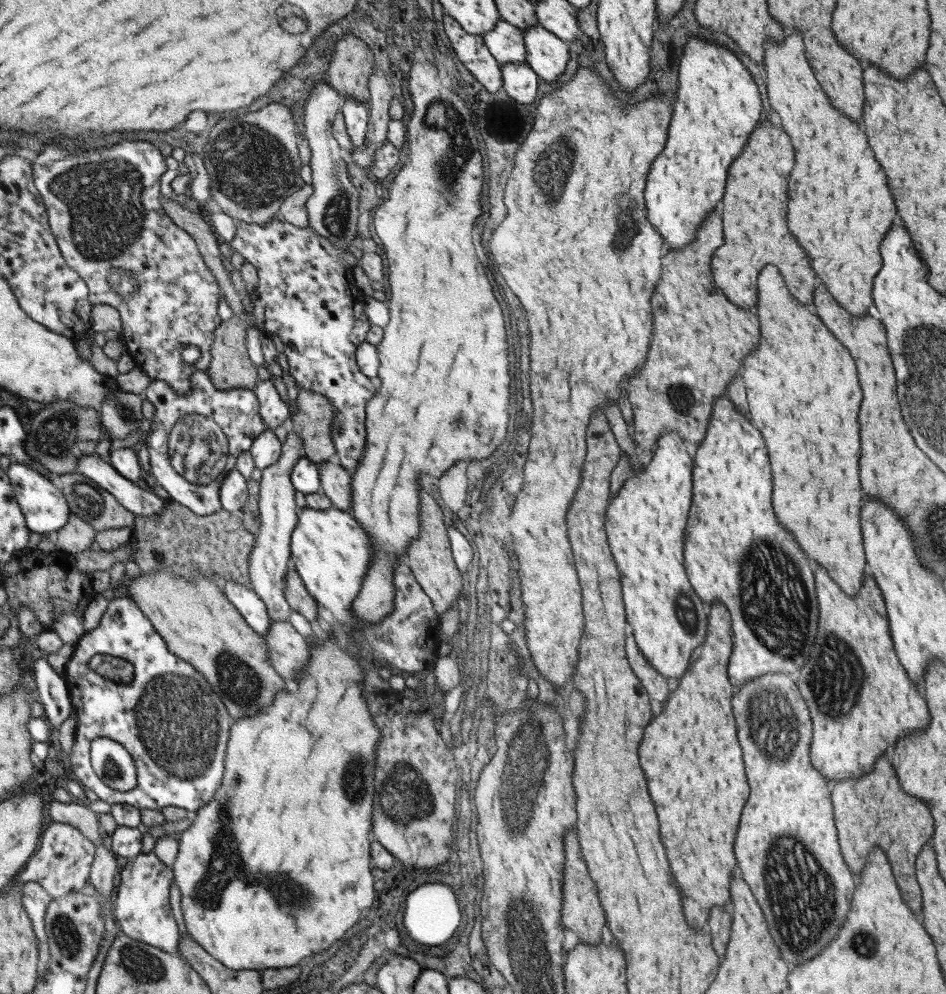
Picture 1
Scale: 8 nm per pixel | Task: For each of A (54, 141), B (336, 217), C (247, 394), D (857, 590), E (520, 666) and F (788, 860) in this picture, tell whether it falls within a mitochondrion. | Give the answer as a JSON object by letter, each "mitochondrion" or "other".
{"A":"other","B":"mitochondrion","C":"other","D":"other","E":"other","F":"mitochondrion"}

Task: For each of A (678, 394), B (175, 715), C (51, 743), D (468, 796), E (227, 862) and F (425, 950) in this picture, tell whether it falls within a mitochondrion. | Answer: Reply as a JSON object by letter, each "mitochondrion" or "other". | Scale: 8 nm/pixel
{"A":"mitochondrion","B":"mitochondrion","C":"other","D":"other","E":"mitochondrion","F":"other"}

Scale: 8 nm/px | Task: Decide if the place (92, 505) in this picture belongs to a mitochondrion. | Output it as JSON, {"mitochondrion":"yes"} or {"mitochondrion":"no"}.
{"mitochondrion":"yes"}

